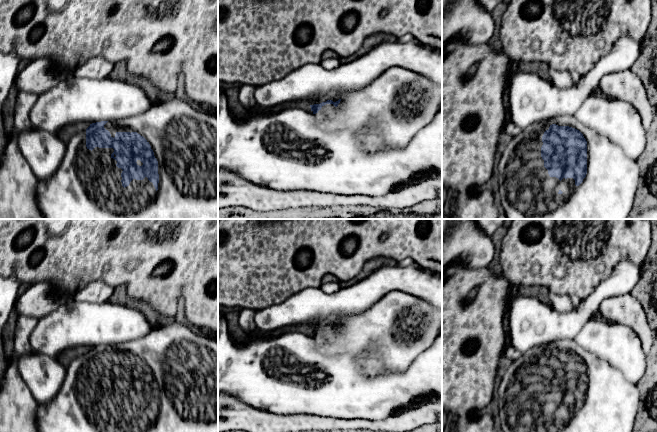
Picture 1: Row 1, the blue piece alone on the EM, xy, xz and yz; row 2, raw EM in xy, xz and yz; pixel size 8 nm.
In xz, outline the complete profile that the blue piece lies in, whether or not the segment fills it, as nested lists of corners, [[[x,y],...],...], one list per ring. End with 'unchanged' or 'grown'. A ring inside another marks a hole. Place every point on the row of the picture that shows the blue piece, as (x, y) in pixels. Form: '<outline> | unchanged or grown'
[[[392,67],[361,90],[342,96],[336,102],[327,100],[310,105],[318,125],[329,132],[351,130],[362,141],[365,152],[374,152],[382,148],[404,148],[418,131],[428,125],[442,109],[442,85],[435,84],[422,75],[402,67]]] | grown

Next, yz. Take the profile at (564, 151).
[[[572,115],[533,123],[514,136],[503,151],[498,173],[506,219],[627,219],[640,189],[637,161]]] | grown

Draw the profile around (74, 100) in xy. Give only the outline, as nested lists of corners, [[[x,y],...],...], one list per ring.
[[[70,76],[45,93],[38,95],[30,112],[31,128],[59,135],[63,127],[71,124],[118,121],[140,115],[152,105],[153,102],[145,91],[135,84],[112,77],[90,79]]]

